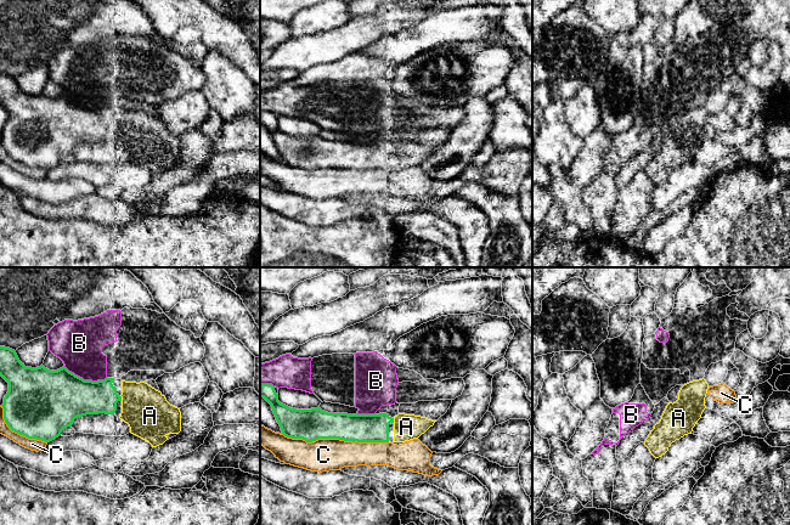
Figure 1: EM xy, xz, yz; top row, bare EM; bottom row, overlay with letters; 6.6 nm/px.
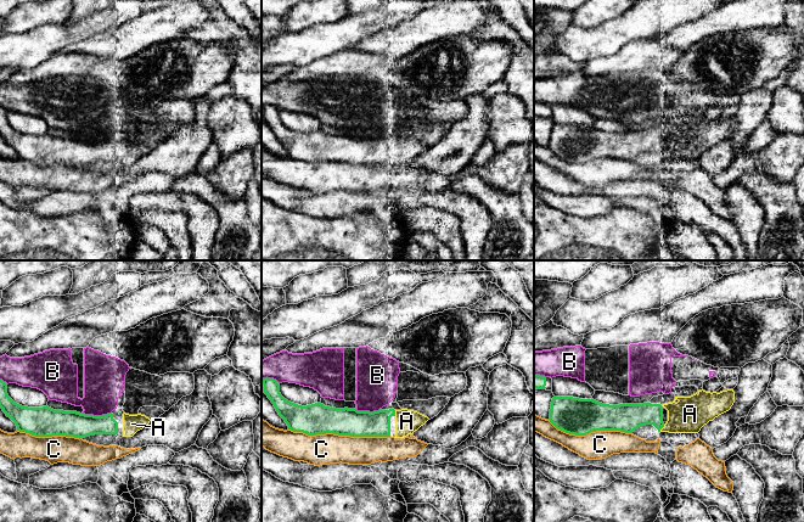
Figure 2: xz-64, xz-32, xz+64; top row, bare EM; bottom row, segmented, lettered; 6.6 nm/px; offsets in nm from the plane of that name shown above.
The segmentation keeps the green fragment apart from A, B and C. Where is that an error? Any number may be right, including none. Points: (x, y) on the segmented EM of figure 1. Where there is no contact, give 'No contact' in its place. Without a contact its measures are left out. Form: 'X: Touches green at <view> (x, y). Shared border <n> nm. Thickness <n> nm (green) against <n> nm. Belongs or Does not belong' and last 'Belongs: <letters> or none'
A: Touches green at xy (120, 398). Shared border 40 nm. Thickness 220 nm (green) against 300 nm. Belongs
B: Touches green at xy (85, 380). Shared border 300 nm. Thickness 380 nm (green) against 300 nm. Does not belong
C: Touches green at xz (336, 438). Shared border 700 nm. Thickness 200 nm (green) against 220 nm. Does not belong
Belongs: A

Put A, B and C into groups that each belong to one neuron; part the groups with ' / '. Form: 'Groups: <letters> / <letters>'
Groups: A / B / C

